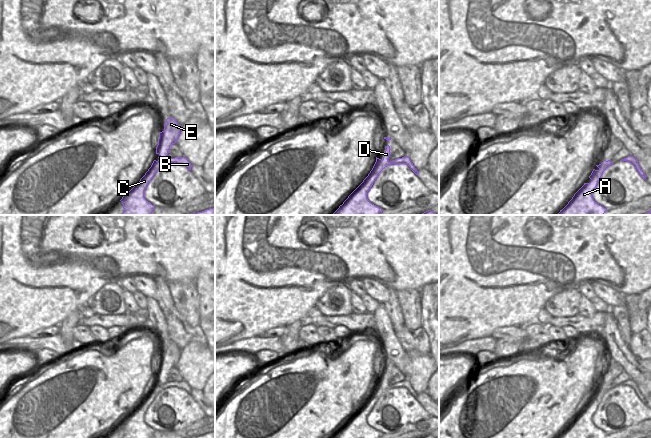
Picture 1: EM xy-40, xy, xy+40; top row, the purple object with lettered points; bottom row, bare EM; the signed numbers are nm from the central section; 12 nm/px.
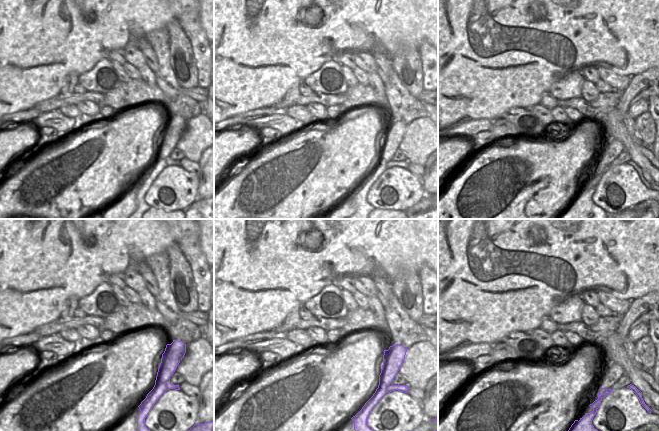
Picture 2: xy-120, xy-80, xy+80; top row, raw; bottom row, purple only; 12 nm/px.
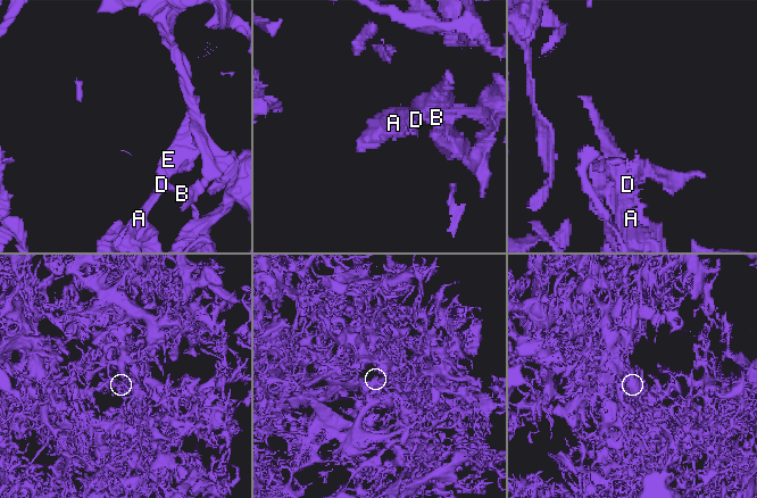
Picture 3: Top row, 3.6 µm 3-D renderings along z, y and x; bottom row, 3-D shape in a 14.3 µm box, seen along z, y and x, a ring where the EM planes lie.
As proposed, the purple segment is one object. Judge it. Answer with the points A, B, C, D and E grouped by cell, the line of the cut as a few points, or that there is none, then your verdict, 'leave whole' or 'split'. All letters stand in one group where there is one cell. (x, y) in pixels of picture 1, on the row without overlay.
groups A B C / D E; cut xy-40 (166, 381), (161, 385), (153, 387); split

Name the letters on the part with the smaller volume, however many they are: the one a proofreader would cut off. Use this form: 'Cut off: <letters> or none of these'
Cut off: D, E

